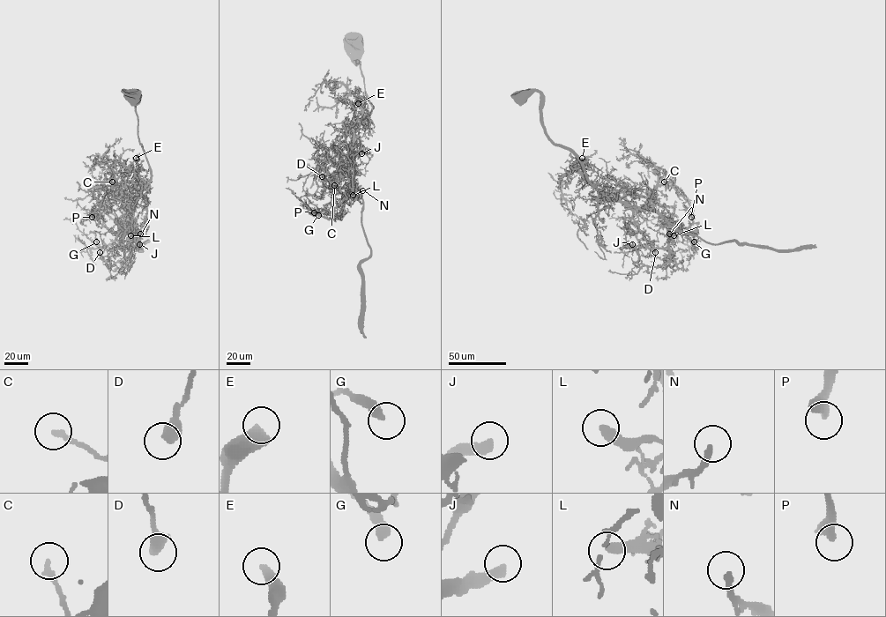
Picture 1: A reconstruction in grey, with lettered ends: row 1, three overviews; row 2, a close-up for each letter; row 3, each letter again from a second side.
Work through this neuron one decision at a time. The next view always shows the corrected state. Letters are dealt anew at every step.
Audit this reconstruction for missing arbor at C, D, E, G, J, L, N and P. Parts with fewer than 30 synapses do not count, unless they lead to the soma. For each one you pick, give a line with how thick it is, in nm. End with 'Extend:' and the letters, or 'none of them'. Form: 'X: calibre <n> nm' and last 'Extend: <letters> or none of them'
E: calibre 440 nm
P: calibre 440 nm
Extend: E, P

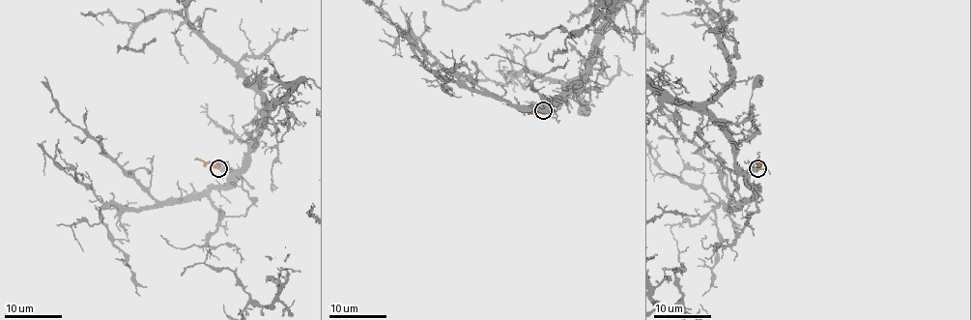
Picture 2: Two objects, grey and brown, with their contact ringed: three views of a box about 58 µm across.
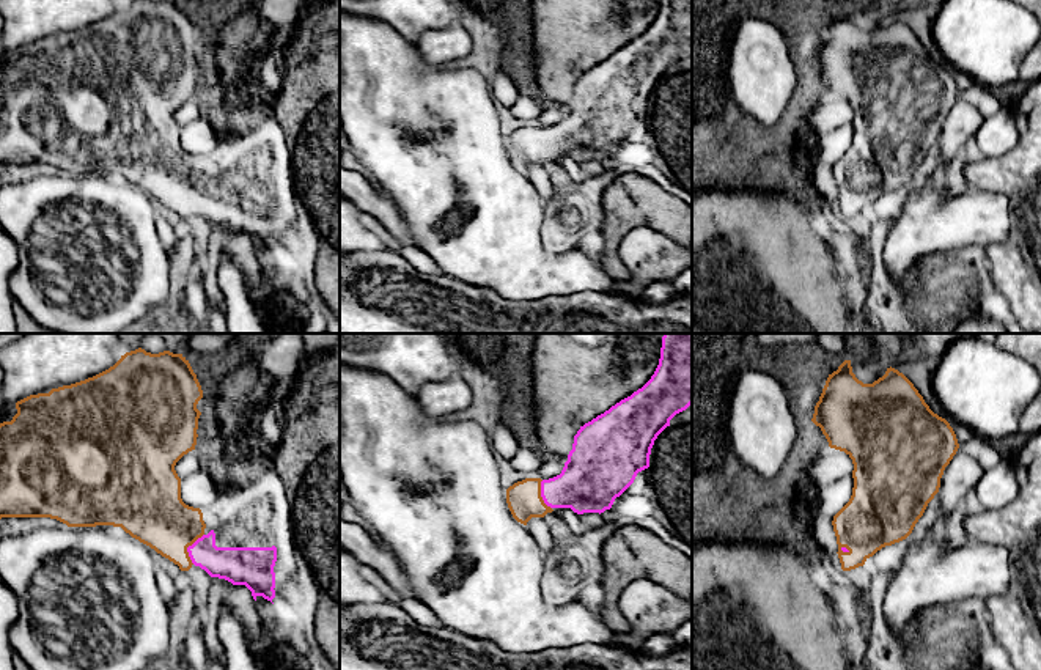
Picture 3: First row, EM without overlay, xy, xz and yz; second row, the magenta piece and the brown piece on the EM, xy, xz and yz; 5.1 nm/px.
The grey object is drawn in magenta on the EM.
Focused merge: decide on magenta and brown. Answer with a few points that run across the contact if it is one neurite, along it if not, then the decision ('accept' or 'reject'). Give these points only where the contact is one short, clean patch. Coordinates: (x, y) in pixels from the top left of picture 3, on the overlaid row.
line xy (231, 563), (187, 548), (153, 513); accept

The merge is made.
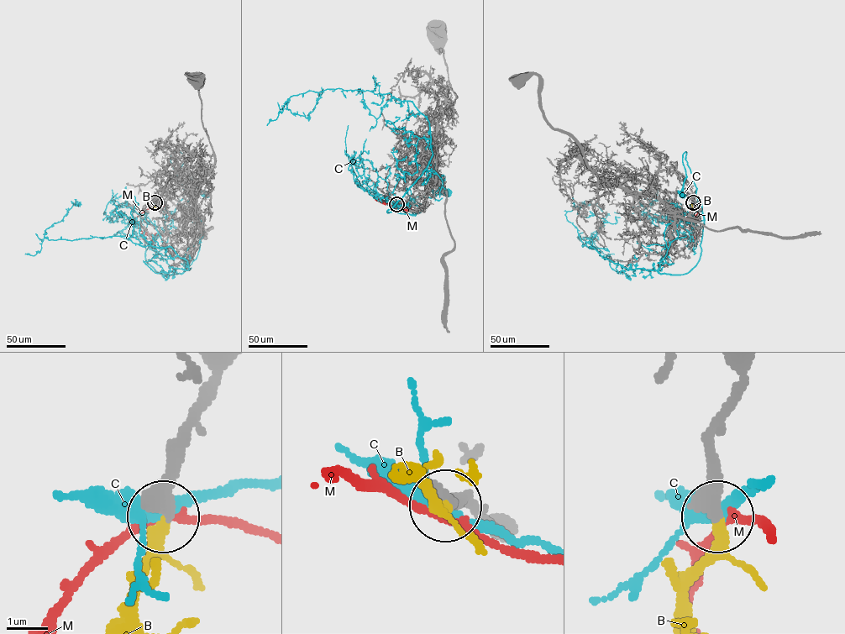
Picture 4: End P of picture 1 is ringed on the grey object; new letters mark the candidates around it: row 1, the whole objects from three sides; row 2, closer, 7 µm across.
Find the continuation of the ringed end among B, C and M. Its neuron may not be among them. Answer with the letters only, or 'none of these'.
B

